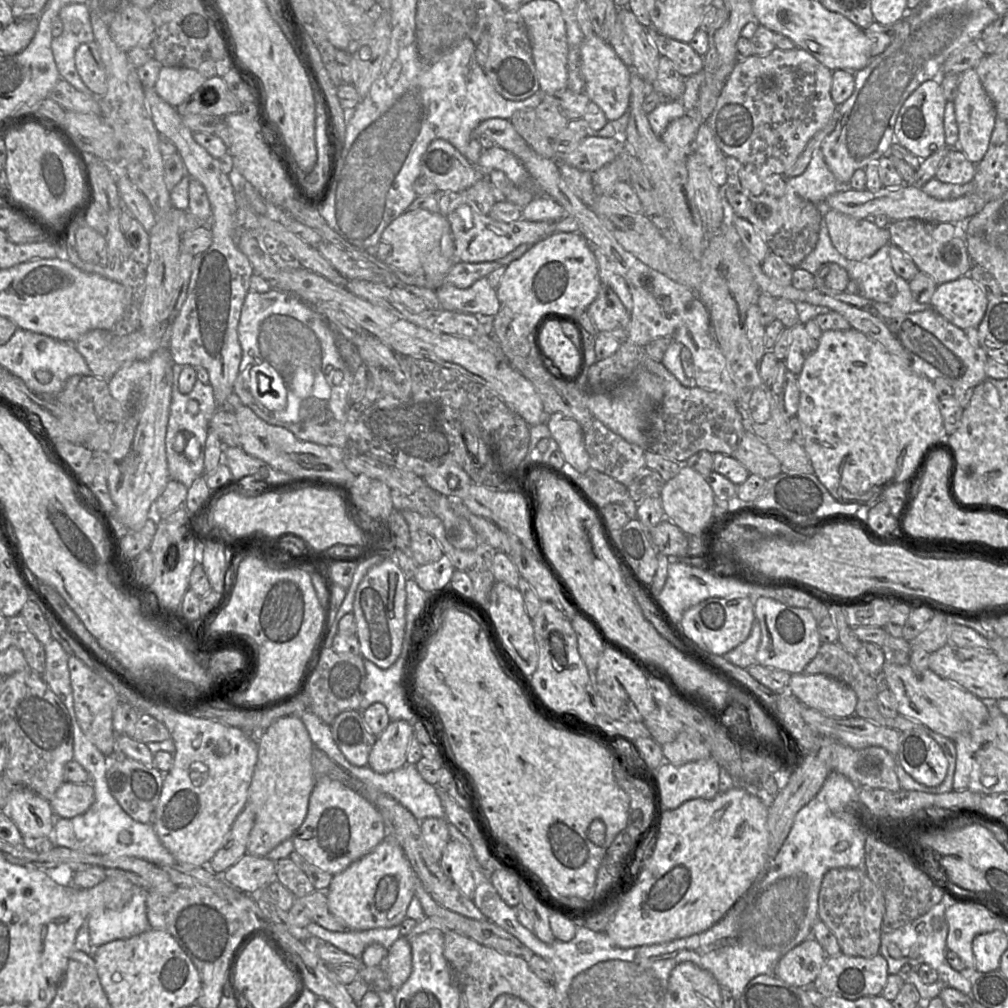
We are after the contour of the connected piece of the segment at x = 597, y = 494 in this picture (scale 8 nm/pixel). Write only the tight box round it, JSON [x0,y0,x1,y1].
[575,469,635,518]

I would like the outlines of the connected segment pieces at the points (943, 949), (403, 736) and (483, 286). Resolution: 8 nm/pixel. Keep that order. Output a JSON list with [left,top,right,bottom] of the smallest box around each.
[[879,901,971,995],[368,720,413,773],[436,278,501,317]]

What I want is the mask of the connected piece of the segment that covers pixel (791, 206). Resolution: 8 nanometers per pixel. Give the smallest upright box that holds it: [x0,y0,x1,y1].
[720,156,824,268]

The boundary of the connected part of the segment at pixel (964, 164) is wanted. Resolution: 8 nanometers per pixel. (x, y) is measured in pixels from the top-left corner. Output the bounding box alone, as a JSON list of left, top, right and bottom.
[935,149,976,184]

